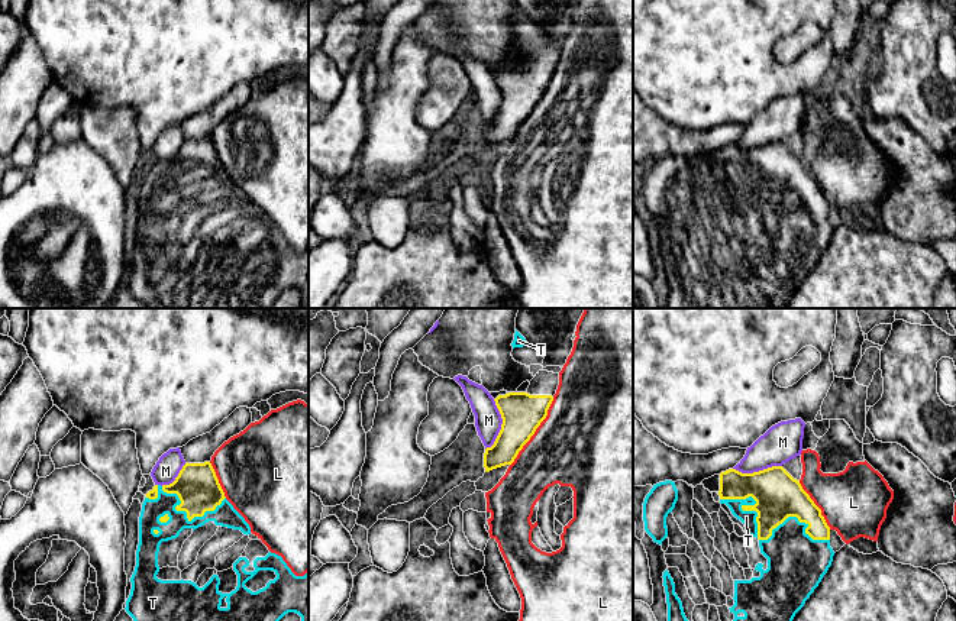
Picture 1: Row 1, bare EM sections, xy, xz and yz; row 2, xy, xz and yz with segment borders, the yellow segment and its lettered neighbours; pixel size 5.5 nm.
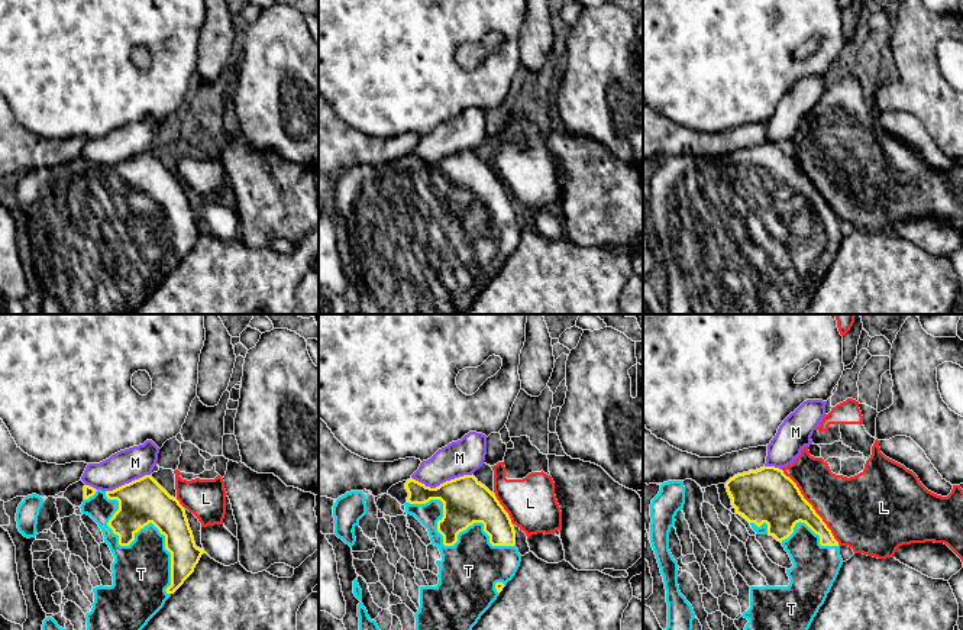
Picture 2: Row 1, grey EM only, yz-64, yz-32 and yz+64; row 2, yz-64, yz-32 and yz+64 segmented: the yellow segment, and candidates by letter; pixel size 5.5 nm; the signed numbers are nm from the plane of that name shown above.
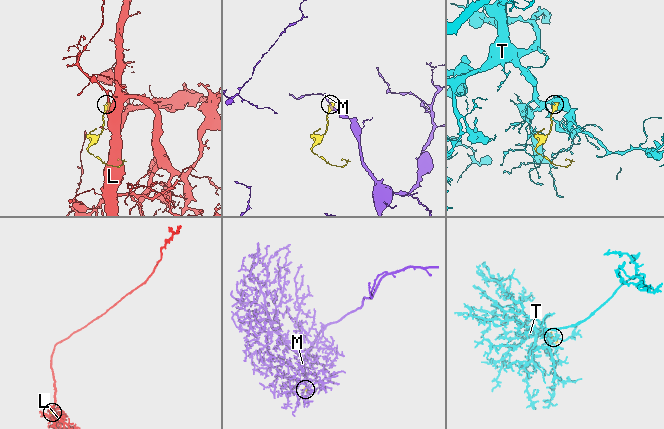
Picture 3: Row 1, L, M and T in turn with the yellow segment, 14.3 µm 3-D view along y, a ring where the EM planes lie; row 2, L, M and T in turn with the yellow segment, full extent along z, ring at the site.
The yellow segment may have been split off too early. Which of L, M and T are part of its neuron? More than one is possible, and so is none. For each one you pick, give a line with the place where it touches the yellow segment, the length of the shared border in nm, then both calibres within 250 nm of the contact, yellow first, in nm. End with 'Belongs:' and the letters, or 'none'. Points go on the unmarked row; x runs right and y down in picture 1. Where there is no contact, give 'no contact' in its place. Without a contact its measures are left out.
T: yz (758, 209) | 650 nm | 260/80 nm
Belongs: T

